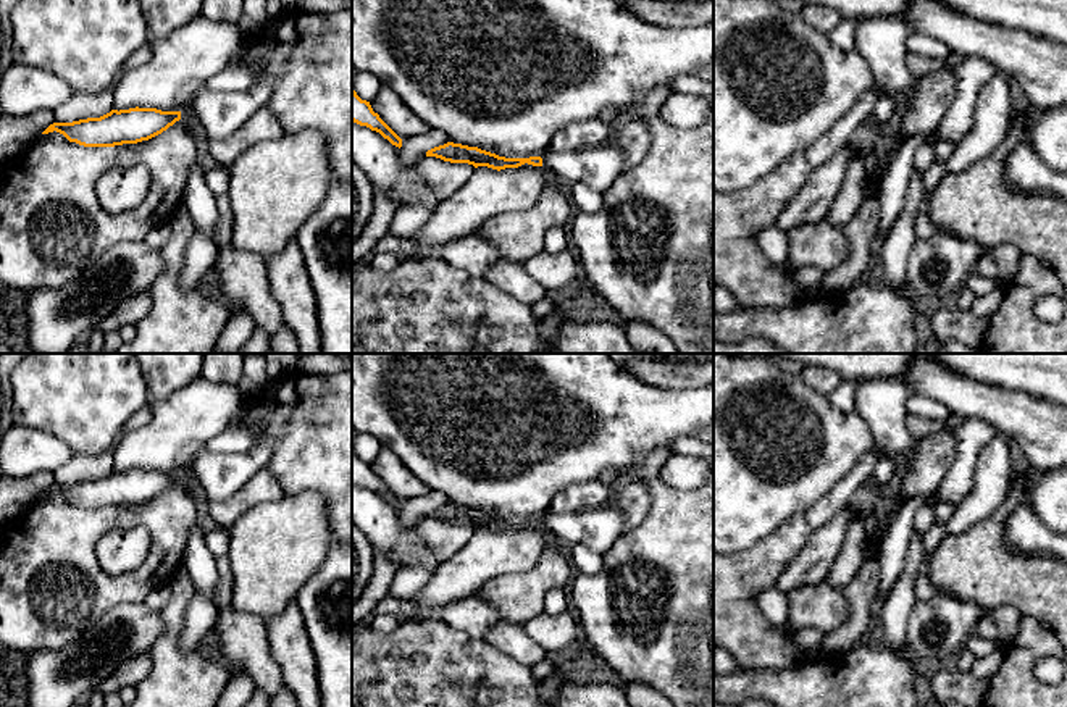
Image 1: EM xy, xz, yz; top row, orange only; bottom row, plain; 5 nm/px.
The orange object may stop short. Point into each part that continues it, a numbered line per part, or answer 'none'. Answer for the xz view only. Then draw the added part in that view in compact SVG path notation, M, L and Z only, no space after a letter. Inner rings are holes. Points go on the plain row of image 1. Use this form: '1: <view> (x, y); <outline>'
1: xz (598, 530); M612 505L573 515L547 512L541 520L547 533L570 546L583 544L599 555L604 555L625 533L625 517Z

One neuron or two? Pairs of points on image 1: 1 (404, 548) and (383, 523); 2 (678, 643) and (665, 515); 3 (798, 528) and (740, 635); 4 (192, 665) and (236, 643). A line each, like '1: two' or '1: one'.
1: one
2: one
3: one
4: two

